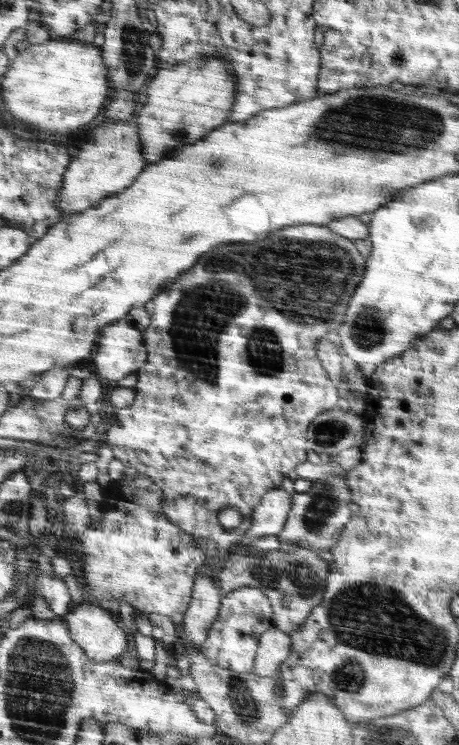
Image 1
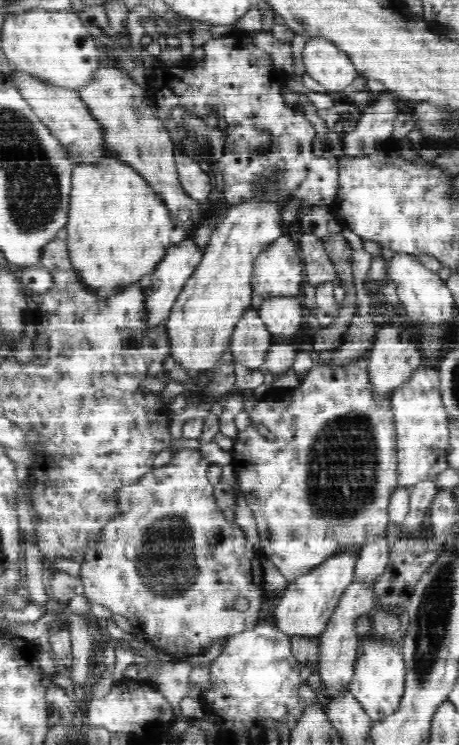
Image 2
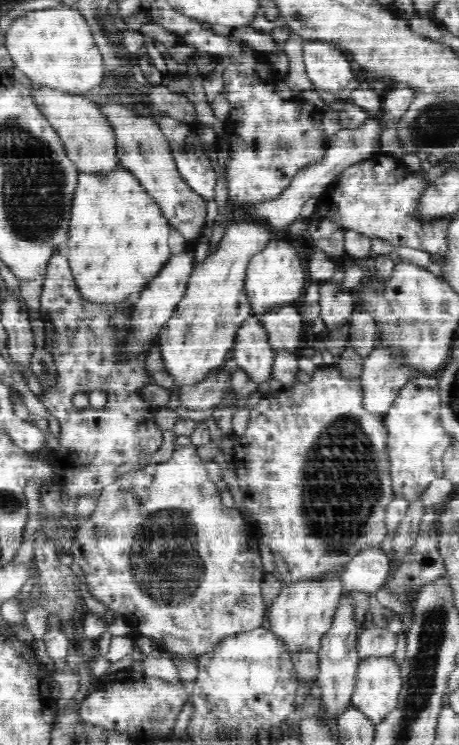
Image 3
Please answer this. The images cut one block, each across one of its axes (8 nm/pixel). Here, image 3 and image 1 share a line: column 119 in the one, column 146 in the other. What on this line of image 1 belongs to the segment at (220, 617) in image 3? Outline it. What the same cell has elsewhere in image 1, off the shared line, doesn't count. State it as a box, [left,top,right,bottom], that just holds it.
[74,473,206,625]

